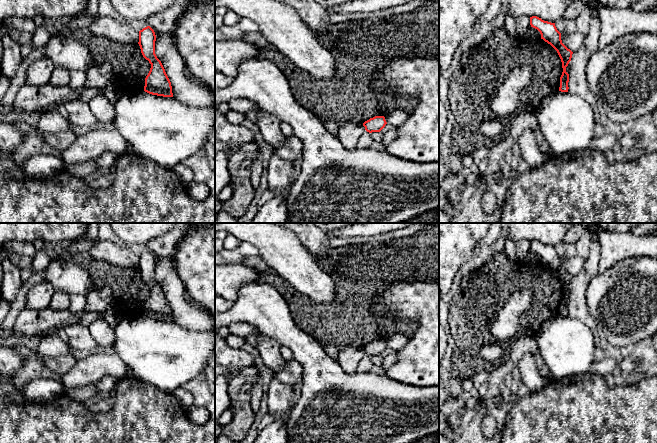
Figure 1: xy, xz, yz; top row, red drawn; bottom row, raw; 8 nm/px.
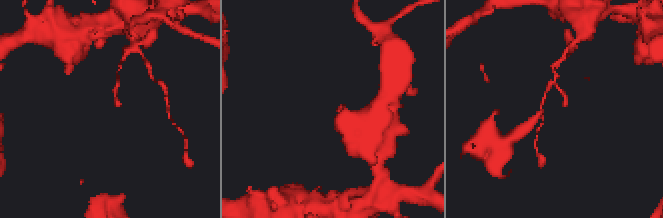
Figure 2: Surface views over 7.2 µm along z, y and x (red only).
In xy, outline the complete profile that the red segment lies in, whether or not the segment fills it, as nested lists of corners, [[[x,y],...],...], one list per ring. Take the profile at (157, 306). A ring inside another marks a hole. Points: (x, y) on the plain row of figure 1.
[[[147,250],[139,255],[139,270],[143,281],[151,288],[150,295],[145,302],[144,315],[157,320],[173,321],[171,306],[161,285],[155,278],[156,259]]]

